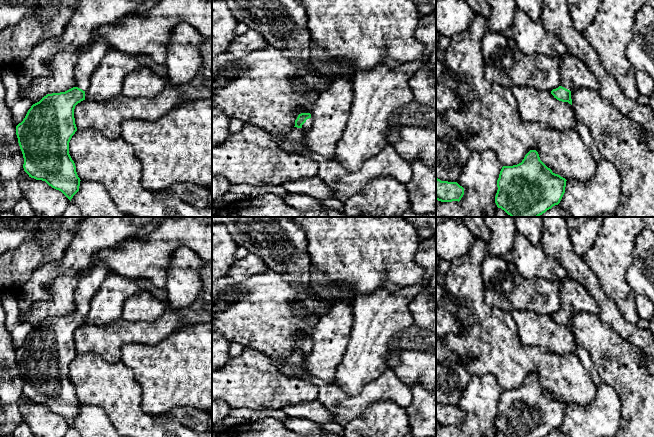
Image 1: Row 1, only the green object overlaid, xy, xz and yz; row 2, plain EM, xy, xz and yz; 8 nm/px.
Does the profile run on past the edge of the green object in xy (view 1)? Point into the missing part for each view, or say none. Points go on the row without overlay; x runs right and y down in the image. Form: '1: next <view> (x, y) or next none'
1: next xy (89, 284)

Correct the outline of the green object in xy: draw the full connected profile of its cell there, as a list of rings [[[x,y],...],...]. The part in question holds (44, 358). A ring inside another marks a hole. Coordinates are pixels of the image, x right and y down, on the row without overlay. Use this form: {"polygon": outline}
{"polygon": [[[99,263],[88,274],[78,278],[74,292],[76,310],[65,316],[47,318],[31,330],[23,345],[16,350],[16,359],[24,382],[24,395],[29,401],[45,405],[52,412],[61,415],[70,425],[79,415],[81,405],[69,378],[69,366],[77,355],[74,333],[85,324],[92,297],[111,273],[113,272],[106,264]]]}

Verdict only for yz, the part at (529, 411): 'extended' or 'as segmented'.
as segmented

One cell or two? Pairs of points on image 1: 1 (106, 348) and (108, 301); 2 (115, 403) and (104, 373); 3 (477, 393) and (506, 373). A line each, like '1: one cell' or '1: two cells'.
1: two cells
2: one cell
3: two cells

